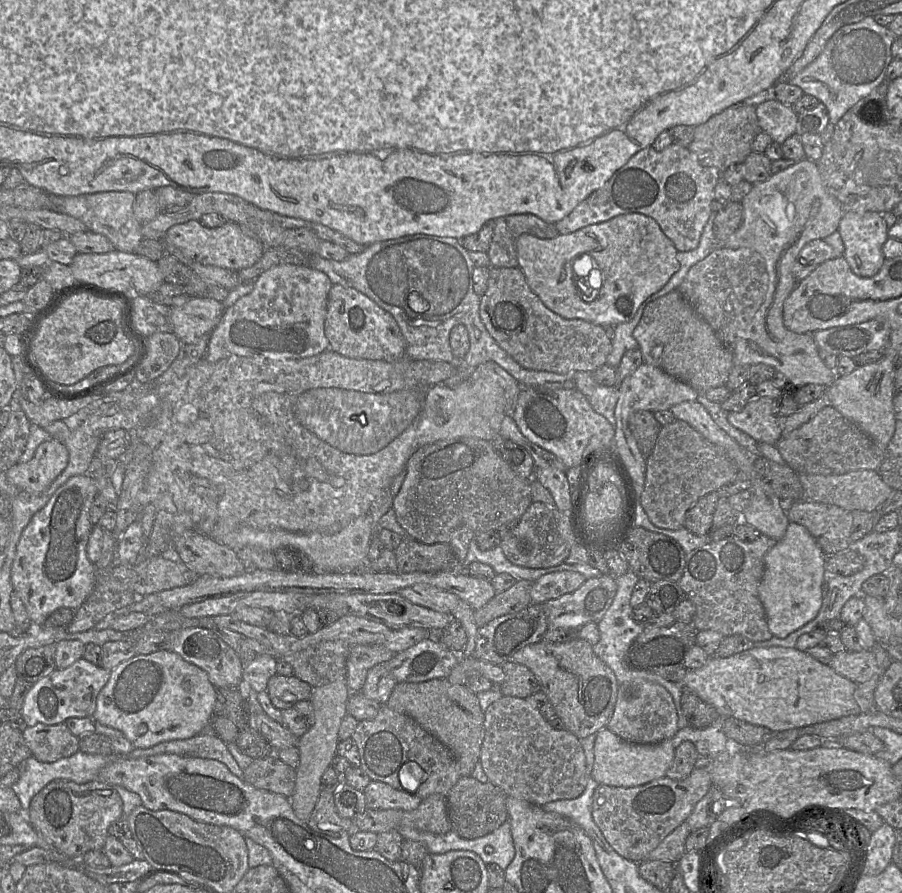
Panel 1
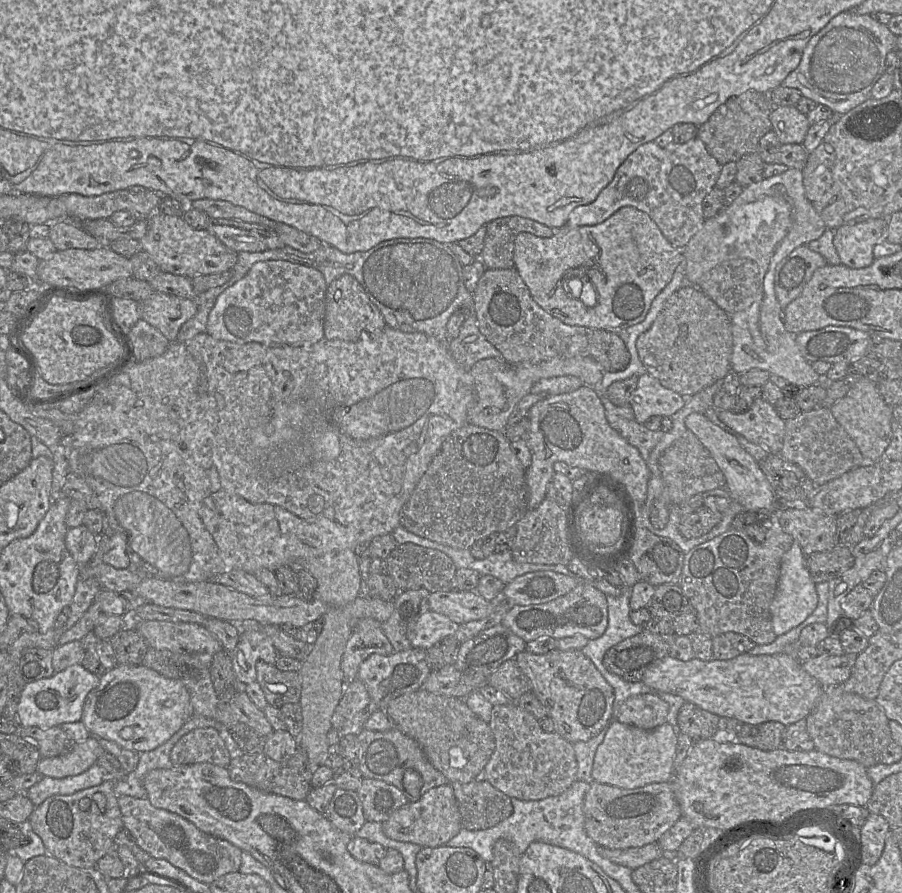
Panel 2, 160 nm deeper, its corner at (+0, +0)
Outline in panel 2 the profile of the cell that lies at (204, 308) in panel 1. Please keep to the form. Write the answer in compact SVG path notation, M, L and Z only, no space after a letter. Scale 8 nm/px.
M153 293L139 303L141 319L158 329L169 341L175 342L182 325L197 312L193 299Z

